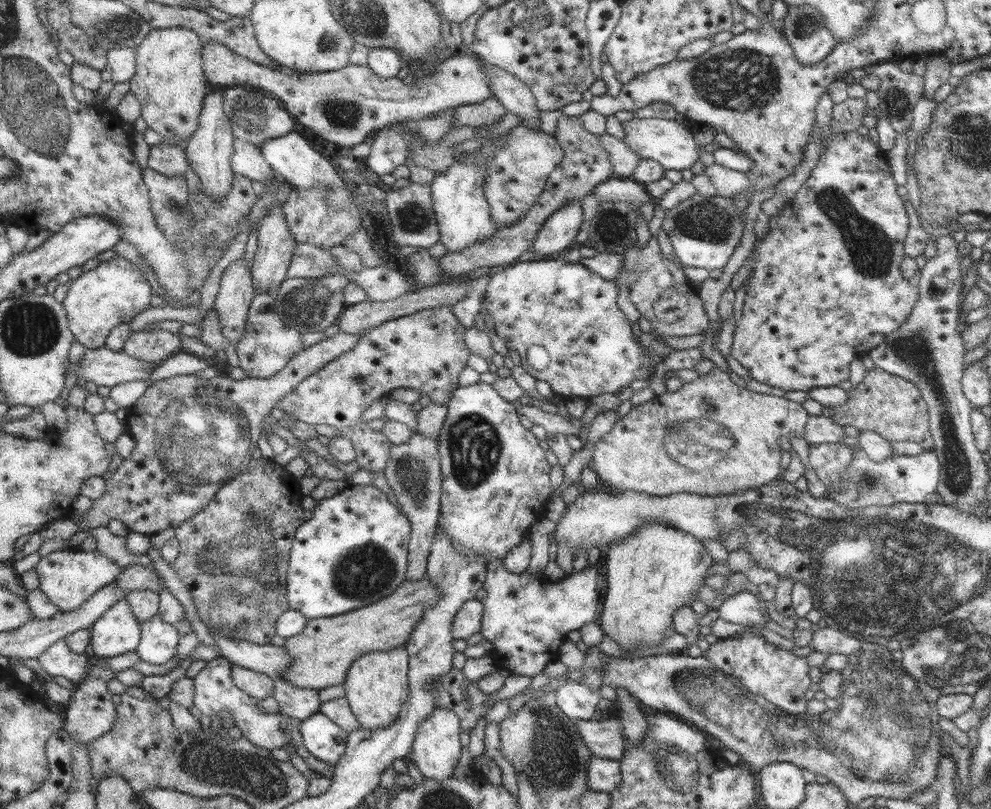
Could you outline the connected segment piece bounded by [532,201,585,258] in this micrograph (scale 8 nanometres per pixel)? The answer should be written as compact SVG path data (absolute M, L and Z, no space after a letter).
M569 201L545 220L533 242L532 251L538 258L544 255L554 257L573 244L576 234L584 226L580 201Z

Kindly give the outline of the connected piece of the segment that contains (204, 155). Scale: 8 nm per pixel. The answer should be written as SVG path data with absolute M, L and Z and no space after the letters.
M216 86L209 96L205 96L201 108L200 123L196 131L186 140L186 147L183 152L189 167L199 178L199 184L203 186L203 193L210 199L218 201L233 184L233 172L231 166L232 142L235 139L232 133L231 121L224 113L223 86Z

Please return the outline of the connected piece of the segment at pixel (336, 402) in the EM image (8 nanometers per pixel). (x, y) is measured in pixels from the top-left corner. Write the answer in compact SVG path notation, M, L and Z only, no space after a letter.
M438 306L420 310L407 316L384 322L383 324L370 328L363 333L355 346L331 359L315 372L309 374L296 385L285 400L281 400L280 409L289 414L295 420L301 420L305 424L327 424L337 430L337 435L348 438L355 453L355 460L361 470L381 471L388 457L390 442L381 431L374 431L368 423L361 421L363 410L371 405L373 400L386 396L395 388L414 390L419 396L426 395L431 403L445 405L449 396L457 388L457 375L466 367L468 356L471 354L464 343L464 330L466 328L453 316L451 306Z

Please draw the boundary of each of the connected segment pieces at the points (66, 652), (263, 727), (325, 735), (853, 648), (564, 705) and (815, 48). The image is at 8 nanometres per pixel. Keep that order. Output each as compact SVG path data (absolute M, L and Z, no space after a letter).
M65 639L53 644L38 661L51 677L63 676L75 686L84 683L90 671L87 656L73 652Z
M213 658L206 662L203 667L193 678L193 706L199 710L201 715L210 717L217 715L223 710L231 715L233 725L241 731L241 737L246 738L257 748L263 748L270 751L273 748L281 748L290 742L290 738L285 734L285 724L281 722L281 716L276 714L261 714L257 709L258 700L256 697L249 696L242 689L238 689L232 683L231 665L224 658Z
M317 712L297 725L301 735L302 747L313 758L334 765L347 747L348 734L329 721L323 713Z
M825 627L812 633L807 647L813 652L828 653L829 655L843 654L849 658L861 649L861 641Z
M572 680L564 682L554 693L557 708L571 720L589 720L603 696L612 700L612 690L609 688L593 691Z
M789 5L782 21L783 35L802 65L821 62L836 45L826 20L812 6Z

